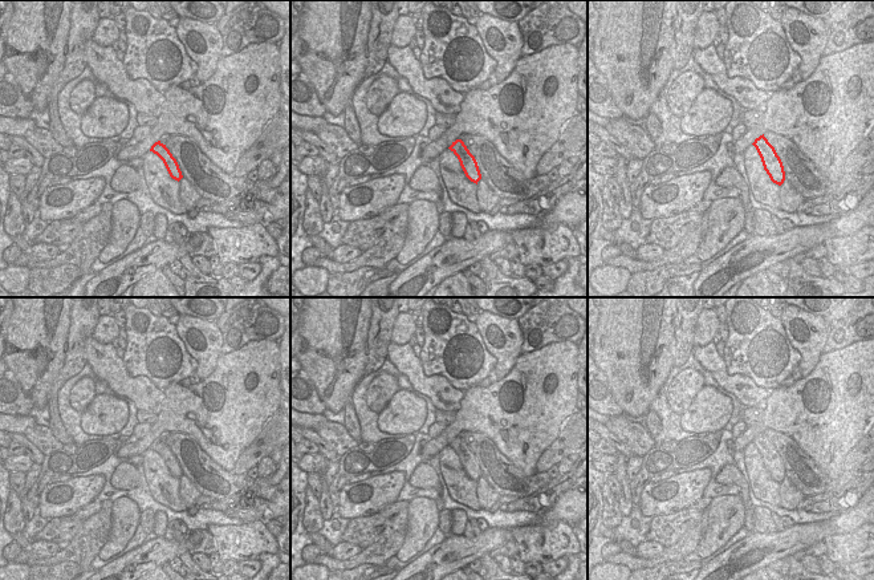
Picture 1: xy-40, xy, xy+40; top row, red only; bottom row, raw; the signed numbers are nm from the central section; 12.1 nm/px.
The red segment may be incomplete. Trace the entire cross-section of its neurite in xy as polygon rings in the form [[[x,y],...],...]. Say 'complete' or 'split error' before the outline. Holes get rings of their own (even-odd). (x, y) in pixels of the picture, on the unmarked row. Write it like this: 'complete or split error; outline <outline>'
complete; outline [[[456,437],[448,446],[458,454],[466,474],[477,482],[481,476],[481,471],[475,454],[469,450],[464,439]]]

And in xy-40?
complete; outline [[[158,438],[151,443],[150,449],[156,451],[163,458],[163,461],[172,476],[179,479],[183,475],[176,457],[172,454],[172,451],[166,445],[166,442],[163,442],[160,438]]]

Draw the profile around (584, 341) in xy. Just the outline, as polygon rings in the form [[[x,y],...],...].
[[[588,333],[580,341],[582,346],[582,389],[588,393]]]

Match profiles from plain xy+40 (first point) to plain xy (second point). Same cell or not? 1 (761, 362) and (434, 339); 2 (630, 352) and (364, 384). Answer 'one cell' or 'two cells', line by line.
1: one cell
2: two cells

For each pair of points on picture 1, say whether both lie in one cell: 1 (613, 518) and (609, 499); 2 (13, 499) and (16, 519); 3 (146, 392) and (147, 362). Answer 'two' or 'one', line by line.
1: one
2: one
3: two

